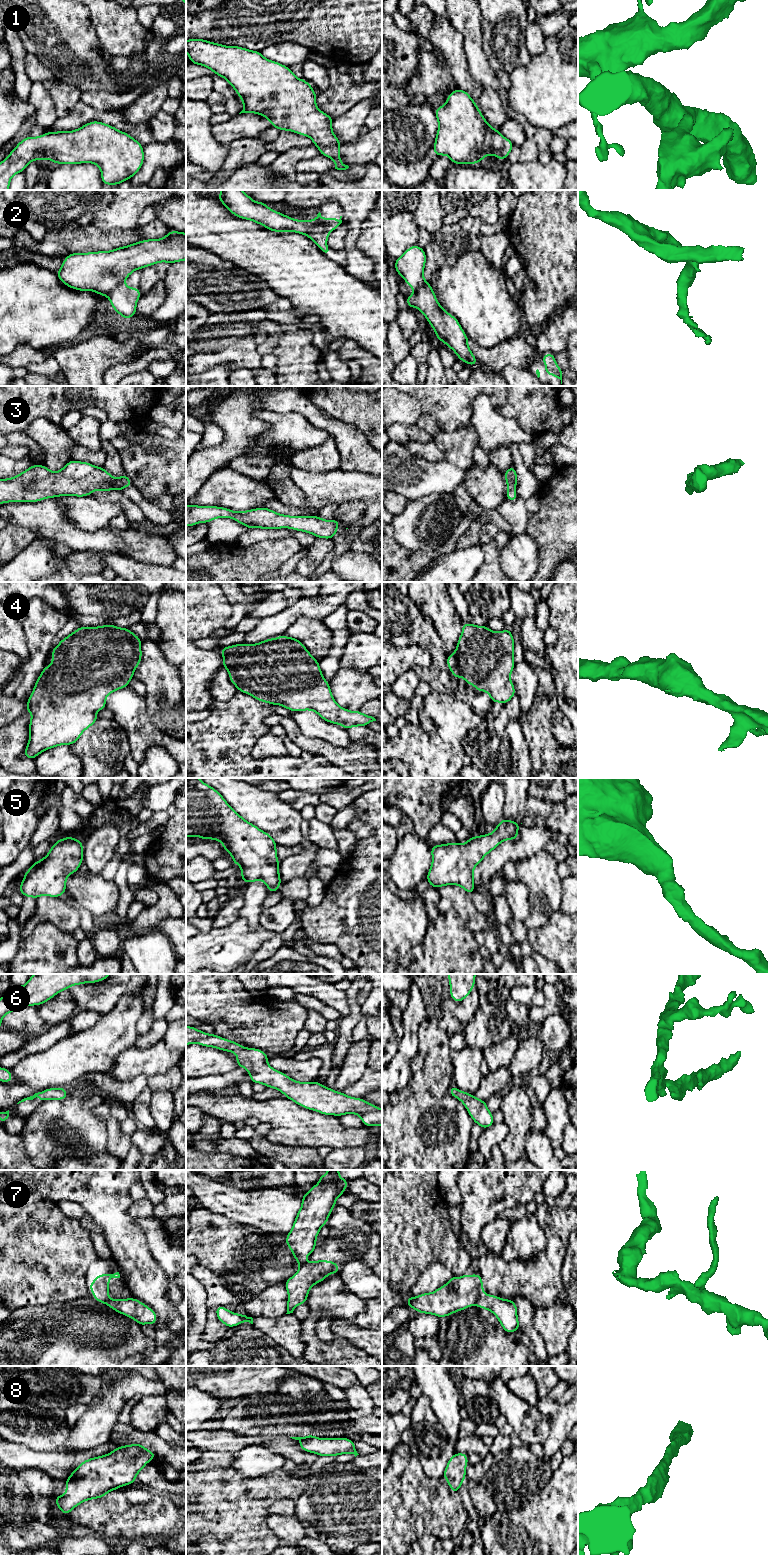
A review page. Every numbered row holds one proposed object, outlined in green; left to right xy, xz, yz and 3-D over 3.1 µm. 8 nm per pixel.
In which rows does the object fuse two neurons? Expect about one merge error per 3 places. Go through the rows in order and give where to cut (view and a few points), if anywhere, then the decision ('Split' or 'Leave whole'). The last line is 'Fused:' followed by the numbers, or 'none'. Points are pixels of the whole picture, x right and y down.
1: No split. Leave whole
2: Split along xz (316, 217), (318, 223), (306, 235). Split
3: No split. Leave whole
4: No split. Leave whole
5: No split. Leave whole
6: No split. Leave whole
7: Split along yz (483, 1295), (476, 1304). Split
8: No split. Leave whole
Fused: 2, 7

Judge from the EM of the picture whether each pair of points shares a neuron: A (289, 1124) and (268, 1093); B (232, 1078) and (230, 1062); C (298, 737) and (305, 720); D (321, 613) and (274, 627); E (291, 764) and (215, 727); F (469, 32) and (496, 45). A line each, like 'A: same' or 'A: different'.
A: different
B: different
C: different
D: same
E: same
F: different

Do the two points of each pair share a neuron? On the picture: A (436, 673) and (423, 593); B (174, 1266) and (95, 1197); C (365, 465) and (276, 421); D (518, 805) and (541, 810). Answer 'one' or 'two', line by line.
A: two
B: two
C: two
D: two

